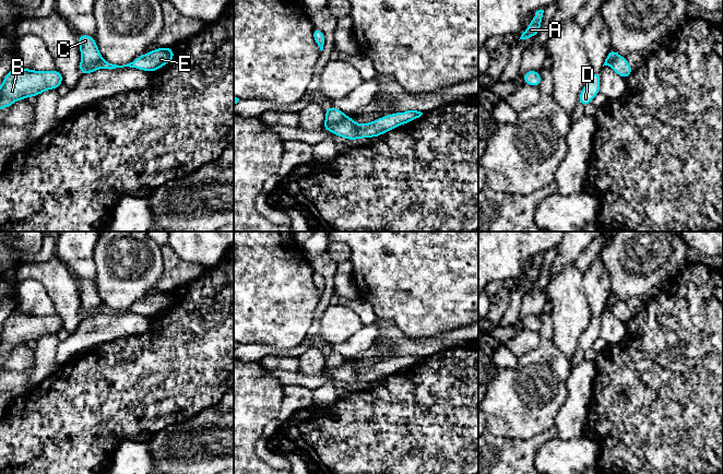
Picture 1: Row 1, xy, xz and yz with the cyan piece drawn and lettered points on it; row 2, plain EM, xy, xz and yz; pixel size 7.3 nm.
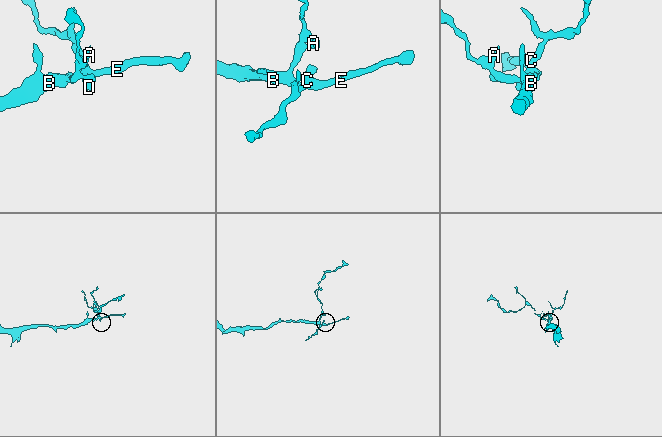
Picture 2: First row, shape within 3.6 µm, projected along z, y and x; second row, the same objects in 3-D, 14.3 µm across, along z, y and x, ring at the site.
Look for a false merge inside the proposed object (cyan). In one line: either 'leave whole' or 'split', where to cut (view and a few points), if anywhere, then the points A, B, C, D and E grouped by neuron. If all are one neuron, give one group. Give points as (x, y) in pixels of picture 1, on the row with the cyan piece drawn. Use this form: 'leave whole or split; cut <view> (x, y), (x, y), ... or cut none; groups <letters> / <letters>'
split; cut xy (102, 58), (92, 64), (83, 64), (81, 62); groups A B E / C D

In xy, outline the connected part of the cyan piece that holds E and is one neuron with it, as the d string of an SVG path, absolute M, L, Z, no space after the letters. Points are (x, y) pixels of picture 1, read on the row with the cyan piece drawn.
M161 47L158 49L151 50L145 55L139 56L132 62L127 63L125 66L112 64L102 59L100 61L98 61L93 66L84 66L81 62L79 66L79 70L82 75L92 73L98 69L110 70L110 69L123 68L123 67L135 68L147 72L154 72L155 70L158 70L159 68L170 62L174 59L174 57L175 57L175 52L171 49L171 47Z

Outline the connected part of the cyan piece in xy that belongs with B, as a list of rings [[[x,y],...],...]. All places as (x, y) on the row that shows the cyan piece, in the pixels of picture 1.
[[[13,67],[0,86],[0,109],[11,107],[19,99],[38,96],[47,90],[57,90],[63,83],[62,74],[54,71],[35,71]]]

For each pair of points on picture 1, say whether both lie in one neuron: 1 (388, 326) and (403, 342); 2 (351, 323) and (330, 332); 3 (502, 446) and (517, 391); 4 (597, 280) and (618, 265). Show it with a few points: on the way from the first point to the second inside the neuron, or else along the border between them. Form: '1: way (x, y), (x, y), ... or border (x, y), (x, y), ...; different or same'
1: way (391, 330), (399, 338); same
2: way (345, 323), (339, 323), (335, 327); same
3: border (489, 431), (496, 436), (507, 438), (531, 438); different
4: border (599, 253), (608, 276), (609, 294); different

